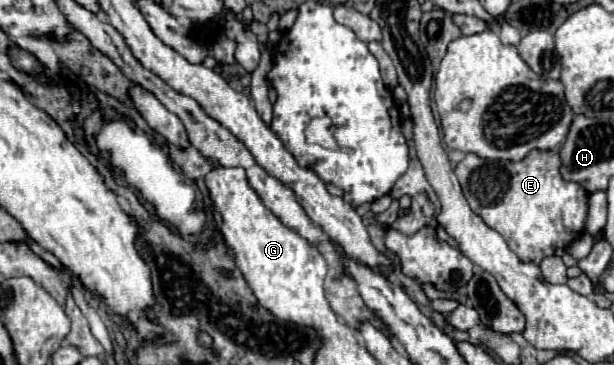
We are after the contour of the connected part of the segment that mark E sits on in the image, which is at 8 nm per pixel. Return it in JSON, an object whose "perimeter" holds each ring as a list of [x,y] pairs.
{"perimeter":[[[533,150],[519,162],[501,162],[501,160],[483,160],[477,154],[465,154],[465,158],[455,166],[455,174],[461,182],[463,194],[473,212],[477,212],[487,226],[497,230],[509,248],[521,258],[521,262],[539,264],[543,258],[553,256],[557,248],[571,246],[585,232],[587,218],[587,192],[577,182],[565,182],[559,174],[561,158],[559,152]]]}

